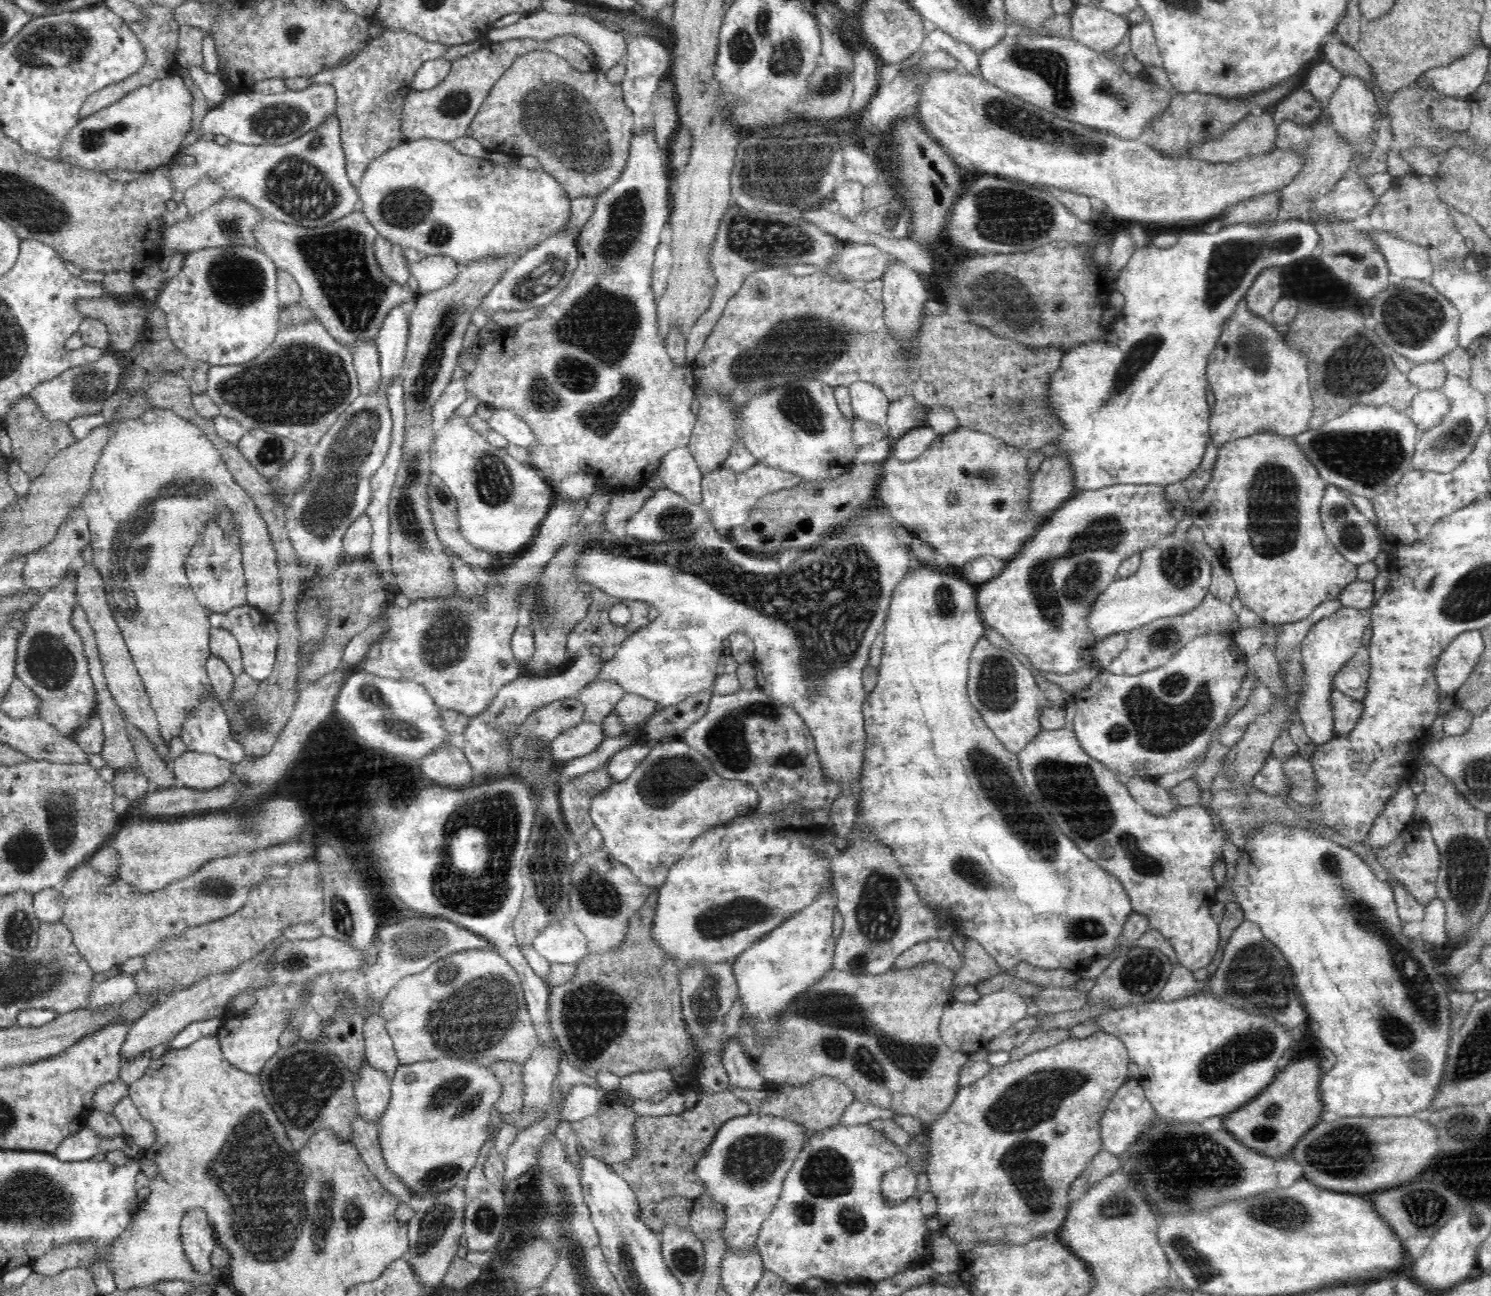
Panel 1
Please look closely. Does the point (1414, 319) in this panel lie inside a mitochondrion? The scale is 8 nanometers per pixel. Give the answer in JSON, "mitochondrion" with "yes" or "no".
{"mitochondrion":"yes"}

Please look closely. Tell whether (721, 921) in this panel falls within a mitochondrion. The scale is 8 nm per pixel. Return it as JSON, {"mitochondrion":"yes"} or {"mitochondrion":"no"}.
{"mitochondrion":"yes"}

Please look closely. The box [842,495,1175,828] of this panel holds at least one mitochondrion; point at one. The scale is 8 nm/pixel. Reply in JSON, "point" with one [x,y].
{"point":[1068,579]}

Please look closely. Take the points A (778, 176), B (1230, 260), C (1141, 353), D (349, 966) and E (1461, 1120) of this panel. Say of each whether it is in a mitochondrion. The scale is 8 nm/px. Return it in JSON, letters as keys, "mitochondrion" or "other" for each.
{"A":"mitochondrion","B":"mitochondrion","C":"mitochondrion","D":"other","E":"mitochondrion"}

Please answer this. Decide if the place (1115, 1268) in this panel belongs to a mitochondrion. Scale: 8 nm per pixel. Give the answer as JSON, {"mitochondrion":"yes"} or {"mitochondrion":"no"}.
{"mitochondrion":"no"}

